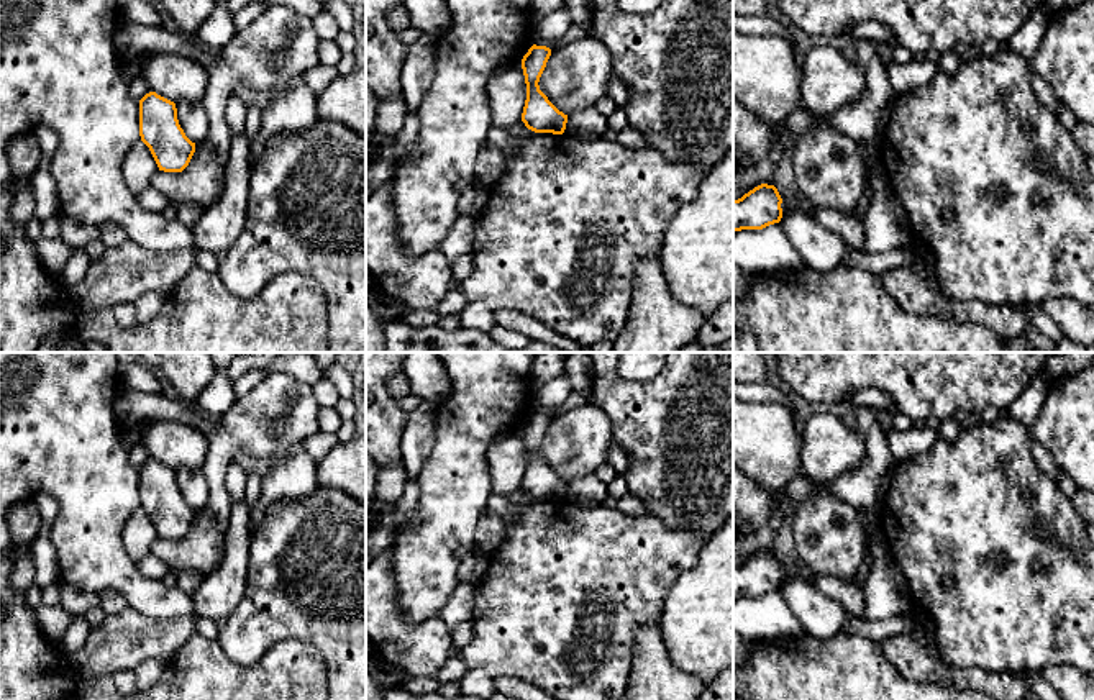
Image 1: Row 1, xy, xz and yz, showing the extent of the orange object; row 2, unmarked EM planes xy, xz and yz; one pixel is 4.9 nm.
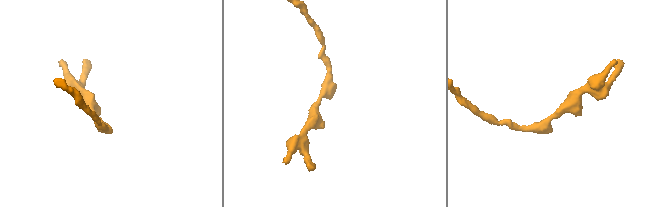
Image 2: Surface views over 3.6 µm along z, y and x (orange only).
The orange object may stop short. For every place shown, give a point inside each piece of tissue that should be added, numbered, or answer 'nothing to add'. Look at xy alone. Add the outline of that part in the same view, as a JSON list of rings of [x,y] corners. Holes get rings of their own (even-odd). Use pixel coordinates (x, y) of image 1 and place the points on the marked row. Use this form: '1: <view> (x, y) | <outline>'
nothing to add

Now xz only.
nothing to add

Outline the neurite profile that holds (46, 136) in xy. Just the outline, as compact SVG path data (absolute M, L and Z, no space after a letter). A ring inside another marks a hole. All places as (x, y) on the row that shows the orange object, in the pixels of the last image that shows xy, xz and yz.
M36 125L33 128L33 134L36 136L41 152L43 156L52 157L56 148L57 148L57 134L52 128L49 128L48 125Z

